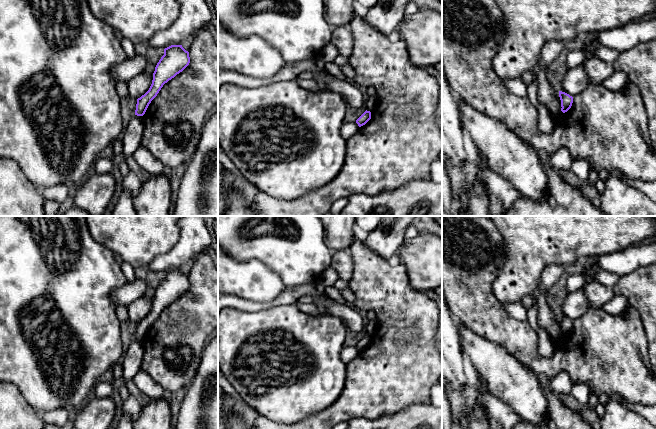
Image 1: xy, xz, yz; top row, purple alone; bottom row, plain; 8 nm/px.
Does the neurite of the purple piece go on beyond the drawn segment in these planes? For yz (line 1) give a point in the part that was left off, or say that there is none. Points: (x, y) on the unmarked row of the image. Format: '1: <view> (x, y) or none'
1: none

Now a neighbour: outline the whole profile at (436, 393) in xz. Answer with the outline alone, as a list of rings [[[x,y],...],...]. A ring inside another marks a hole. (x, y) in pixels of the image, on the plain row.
[[[437,383],[432,388],[430,402],[435,407],[442,407],[442,384]]]

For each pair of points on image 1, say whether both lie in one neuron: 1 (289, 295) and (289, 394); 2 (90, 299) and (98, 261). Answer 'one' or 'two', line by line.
1: two
2: one

